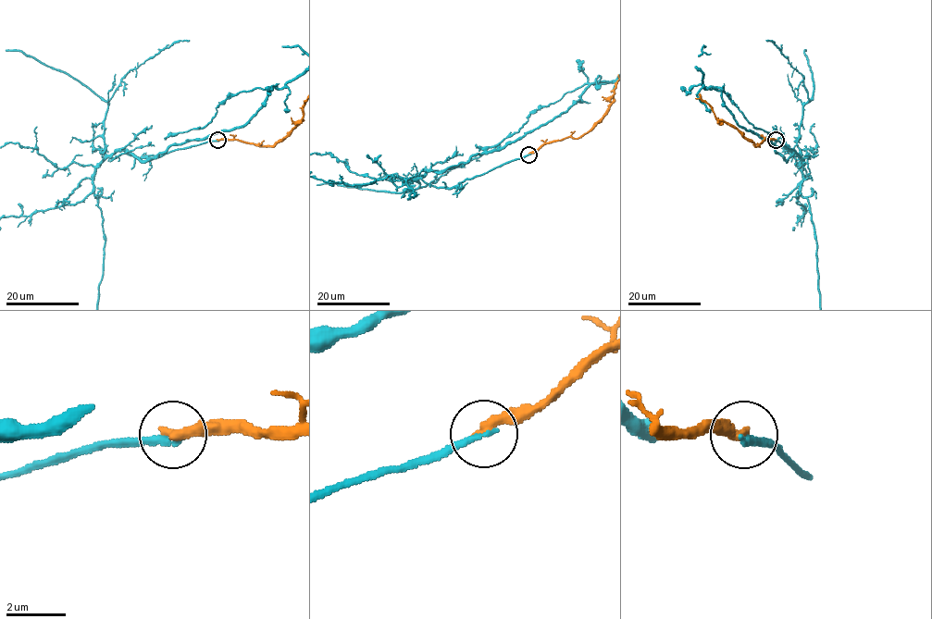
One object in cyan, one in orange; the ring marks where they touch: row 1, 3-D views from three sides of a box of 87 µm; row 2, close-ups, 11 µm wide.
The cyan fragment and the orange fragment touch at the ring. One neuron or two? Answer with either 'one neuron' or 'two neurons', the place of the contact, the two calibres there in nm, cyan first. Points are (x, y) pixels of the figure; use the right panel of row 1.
two neurons | (776, 140) | 240/380 nm

